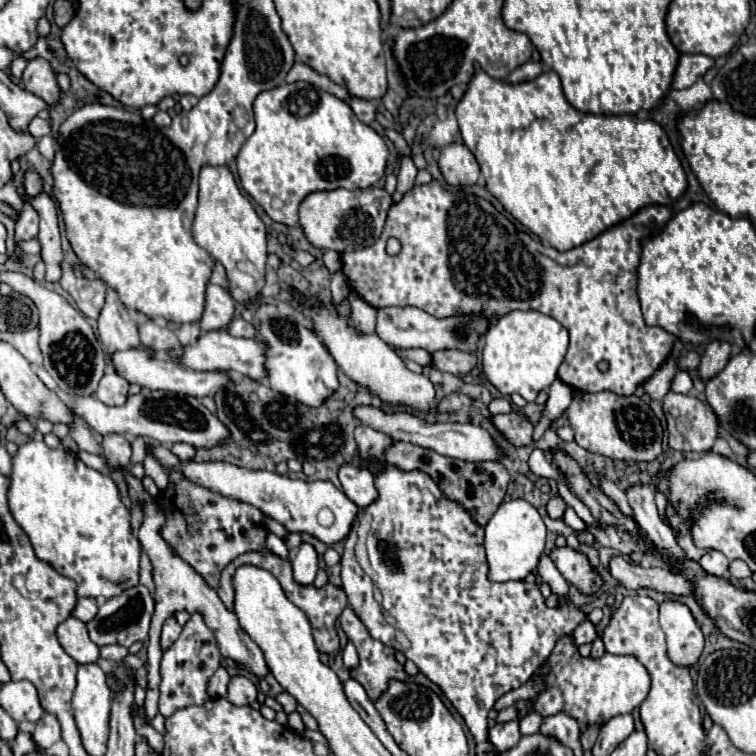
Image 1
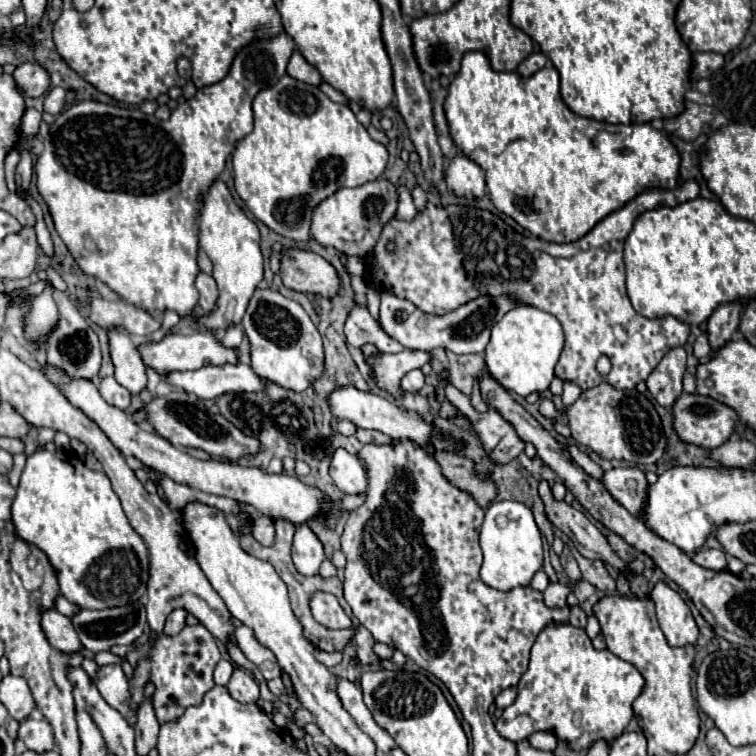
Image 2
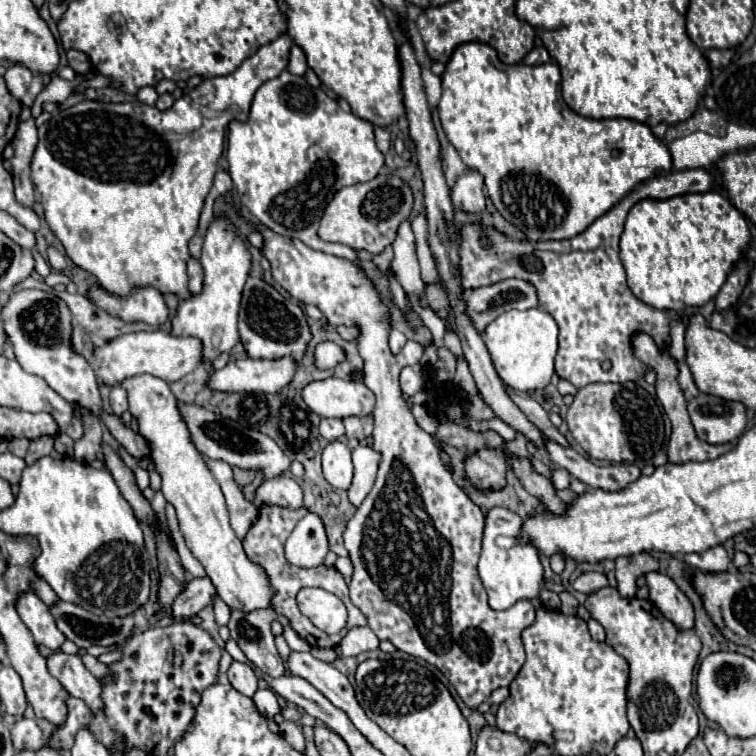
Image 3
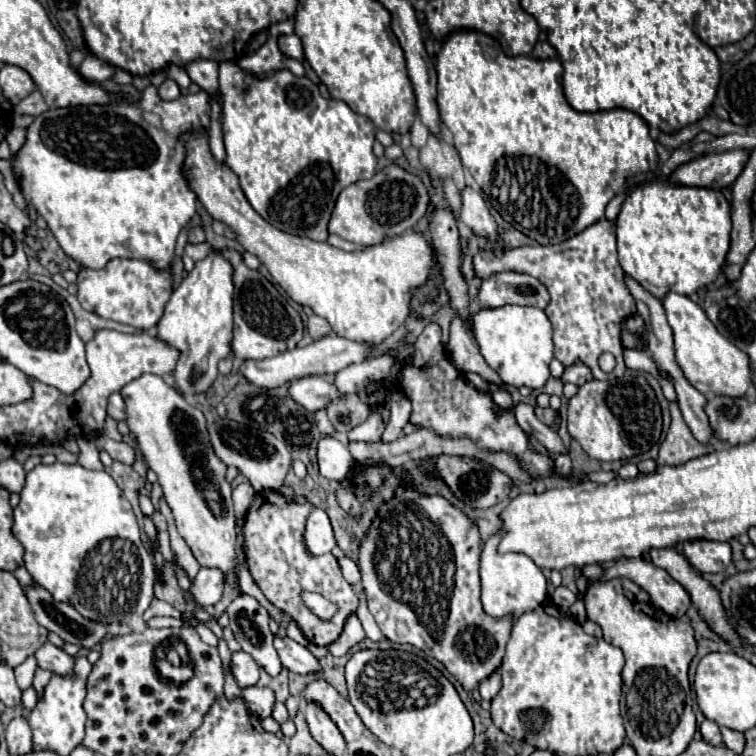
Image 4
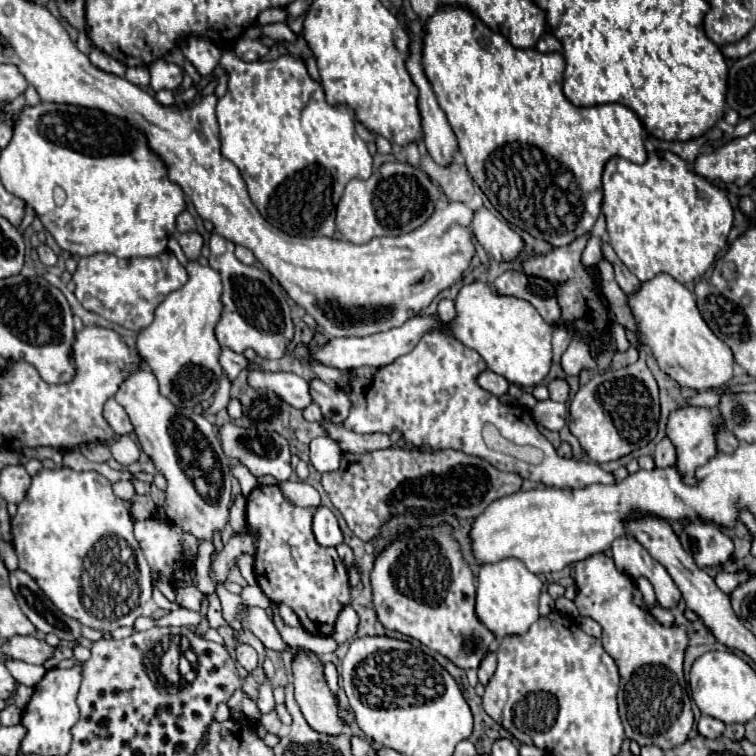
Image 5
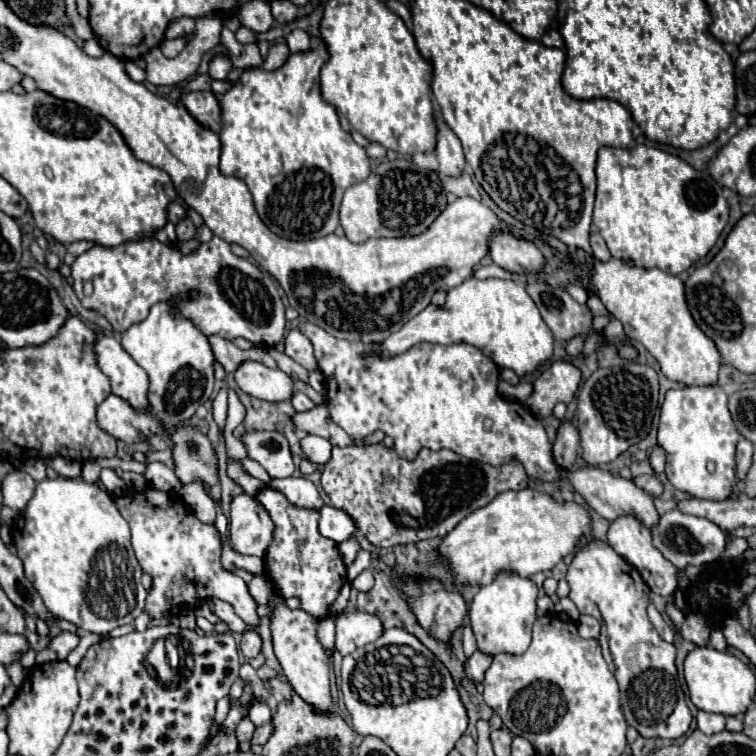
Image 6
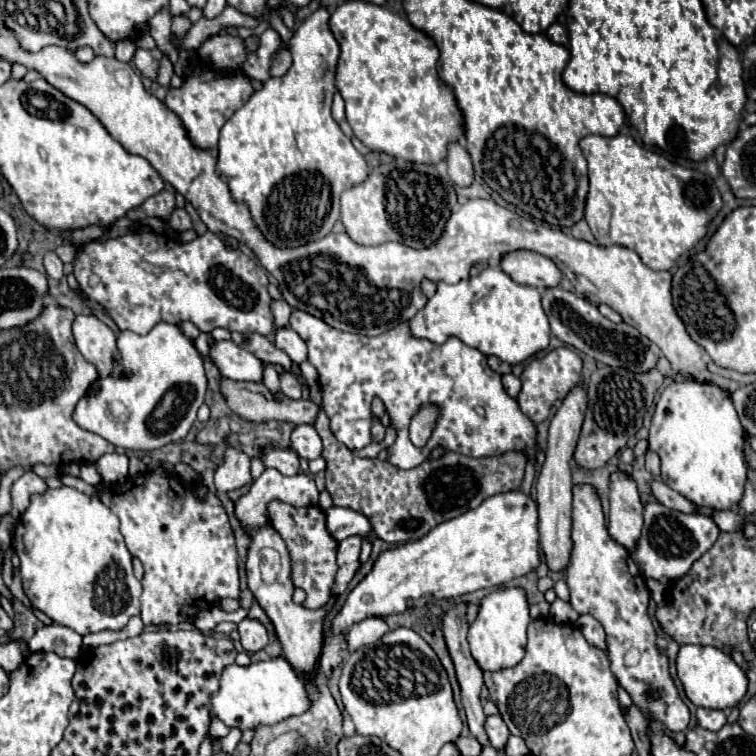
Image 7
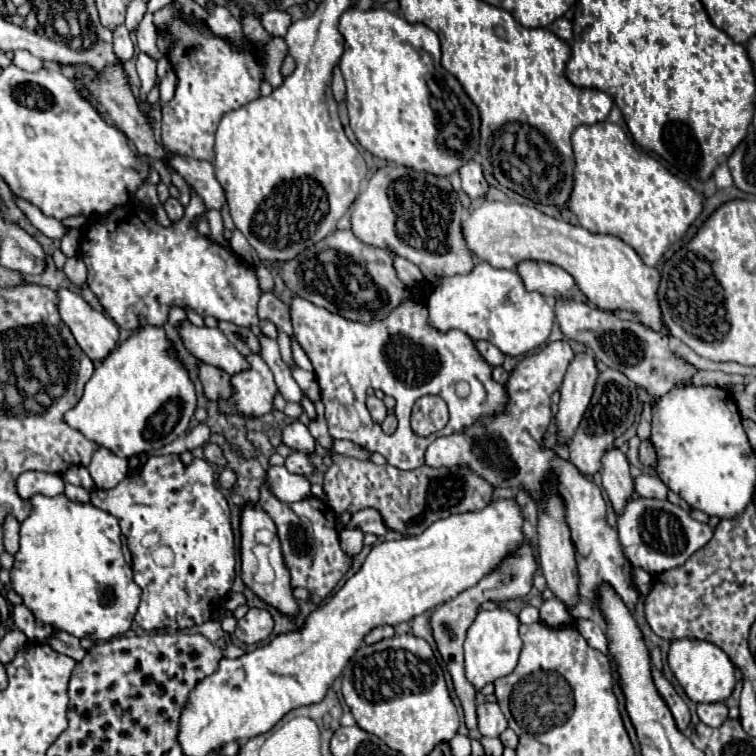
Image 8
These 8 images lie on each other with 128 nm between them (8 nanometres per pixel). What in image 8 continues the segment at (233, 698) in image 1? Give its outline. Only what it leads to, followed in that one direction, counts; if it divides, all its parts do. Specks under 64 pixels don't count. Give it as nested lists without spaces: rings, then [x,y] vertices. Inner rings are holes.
[[[250,608],[248,614],[238,620],[234,634],[244,644],[258,644],[258,642],[268,640],[272,628],[274,628],[272,616],[266,610]]]

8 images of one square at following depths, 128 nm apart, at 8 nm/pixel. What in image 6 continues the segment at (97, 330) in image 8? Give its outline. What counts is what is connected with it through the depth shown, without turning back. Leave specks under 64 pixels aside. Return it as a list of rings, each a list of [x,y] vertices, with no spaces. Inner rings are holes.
[[[98,332],[98,344],[94,346],[94,350],[98,356],[100,370],[110,378],[112,394],[126,400],[136,412],[152,412],[148,404],[148,374],[132,360],[132,356],[128,356],[128,352],[112,336],[106,336],[102,332]]]

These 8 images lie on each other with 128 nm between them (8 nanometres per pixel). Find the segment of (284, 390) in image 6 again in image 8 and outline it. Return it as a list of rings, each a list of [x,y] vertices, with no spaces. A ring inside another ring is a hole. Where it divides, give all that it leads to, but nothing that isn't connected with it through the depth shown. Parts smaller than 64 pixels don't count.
[[[184,322],[180,336],[184,346],[204,364],[222,368],[230,376],[248,370],[248,360],[232,348],[230,340],[218,328],[196,328],[192,322]]]

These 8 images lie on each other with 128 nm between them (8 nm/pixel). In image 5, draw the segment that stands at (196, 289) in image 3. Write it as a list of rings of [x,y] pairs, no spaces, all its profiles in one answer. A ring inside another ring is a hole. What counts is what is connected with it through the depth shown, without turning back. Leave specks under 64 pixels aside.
[[[188,232],[188,234],[178,234],[178,244],[182,246],[184,254],[188,260],[198,260],[202,256],[202,246],[204,240],[198,232]]]

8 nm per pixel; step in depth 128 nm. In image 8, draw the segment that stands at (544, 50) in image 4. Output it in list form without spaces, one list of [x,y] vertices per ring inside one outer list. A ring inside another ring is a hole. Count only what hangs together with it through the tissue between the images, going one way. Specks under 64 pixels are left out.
[[[566,18],[554,20],[554,22],[548,26],[548,30],[550,30],[552,34],[556,34],[558,38],[562,38],[564,42],[572,42],[572,24],[570,24]]]

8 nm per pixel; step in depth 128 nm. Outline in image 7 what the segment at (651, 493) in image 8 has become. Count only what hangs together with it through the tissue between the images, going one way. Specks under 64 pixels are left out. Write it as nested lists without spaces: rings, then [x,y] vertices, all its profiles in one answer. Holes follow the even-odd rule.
[[[652,482],[650,488],[652,488],[652,494],[656,496],[656,500],[660,504],[672,508],[672,510],[678,510],[678,512],[684,512],[684,514],[702,514],[702,516],[712,516],[716,512],[712,508],[704,508],[704,506],[692,504],[688,498],[684,498],[680,492],[672,490],[664,482]]]

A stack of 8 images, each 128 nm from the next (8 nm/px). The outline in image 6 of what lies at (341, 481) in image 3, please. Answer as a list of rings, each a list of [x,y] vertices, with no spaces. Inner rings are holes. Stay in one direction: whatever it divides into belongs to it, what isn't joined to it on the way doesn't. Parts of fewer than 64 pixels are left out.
[[[308,434],[306,438],[302,438],[302,450],[306,452],[308,460],[320,466],[326,466],[328,460],[332,458],[332,444],[320,436],[312,436]]]

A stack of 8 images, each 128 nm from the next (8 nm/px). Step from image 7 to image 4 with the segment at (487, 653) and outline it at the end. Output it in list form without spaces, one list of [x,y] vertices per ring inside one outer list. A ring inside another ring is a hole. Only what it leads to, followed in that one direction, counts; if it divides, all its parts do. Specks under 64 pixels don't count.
[[[504,530],[494,532],[482,550],[482,558],[480,558],[480,578],[482,578],[482,606],[486,610],[486,614],[500,618],[506,614],[514,614],[520,616],[528,610],[534,610],[536,606],[540,606],[546,598],[546,578],[540,572],[540,568],[532,562],[532,558],[524,556],[524,554],[500,554],[498,552],[498,544],[500,538],[504,536]]]

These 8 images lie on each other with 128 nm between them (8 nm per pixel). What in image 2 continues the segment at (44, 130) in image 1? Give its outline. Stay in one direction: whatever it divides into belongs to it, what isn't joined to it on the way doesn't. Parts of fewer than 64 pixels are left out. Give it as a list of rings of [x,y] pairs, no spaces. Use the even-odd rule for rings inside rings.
[[[28,108],[22,116],[22,132],[26,136],[38,136],[38,130],[40,130],[40,122],[42,122],[42,112],[34,110],[34,108]]]

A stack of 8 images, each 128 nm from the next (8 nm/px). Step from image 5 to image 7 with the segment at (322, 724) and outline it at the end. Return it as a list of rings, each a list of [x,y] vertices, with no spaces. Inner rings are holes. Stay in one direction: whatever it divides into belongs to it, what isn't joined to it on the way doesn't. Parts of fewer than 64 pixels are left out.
[[[272,526],[260,528],[252,536],[252,544],[250,544],[250,550],[248,550],[248,560],[246,560],[246,570],[248,570],[248,588],[254,592],[258,604],[262,606],[262,610],[268,614],[268,618],[272,620],[272,624],[276,628],[276,636],[282,644],[282,656],[292,664],[292,668],[296,668],[296,672],[300,672],[300,676],[306,678],[308,686],[314,686],[312,674],[316,672],[316,664],[320,660],[320,652],[322,652],[322,646],[324,646],[324,618],[334,608],[336,598],[330,598],[318,610],[308,610],[308,608],[292,602],[294,586],[292,586],[292,580],[290,580],[288,550],[286,550],[286,544],[282,542],[280,534]],[[264,548],[270,548],[270,550],[278,552],[278,570],[276,570],[272,582],[266,582],[264,572],[262,572],[262,564],[264,564],[262,550]]]

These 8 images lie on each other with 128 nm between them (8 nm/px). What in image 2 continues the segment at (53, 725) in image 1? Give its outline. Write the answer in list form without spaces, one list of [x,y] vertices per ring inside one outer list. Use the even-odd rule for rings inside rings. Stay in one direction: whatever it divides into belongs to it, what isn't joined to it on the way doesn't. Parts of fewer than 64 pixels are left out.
[[[24,720],[20,724],[20,730],[18,730],[18,738],[34,752],[50,752],[54,750],[56,746],[56,740],[54,740],[54,732],[52,732],[52,726],[48,724],[48,720]]]

